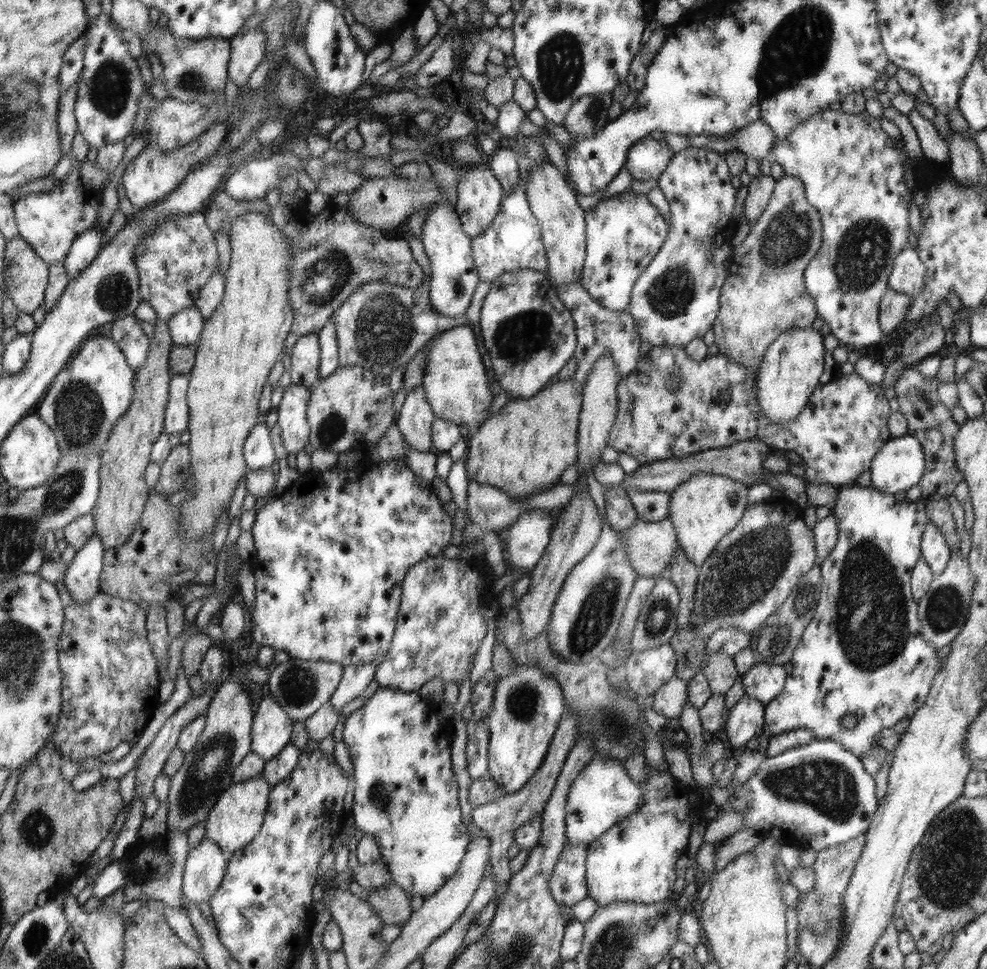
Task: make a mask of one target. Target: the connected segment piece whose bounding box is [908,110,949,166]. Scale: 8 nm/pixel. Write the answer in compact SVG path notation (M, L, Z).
M912 110L908 116L916 130L925 158L938 165L948 166L949 148L933 122L922 117L916 110Z

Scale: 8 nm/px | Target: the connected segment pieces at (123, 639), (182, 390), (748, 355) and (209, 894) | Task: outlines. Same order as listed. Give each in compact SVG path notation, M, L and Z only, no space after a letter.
M105 593L84 600L76 606L74 600L68 599L66 604L66 636L60 638L60 668L66 672L66 712L62 712L62 724L58 724L58 732L54 732L56 745L67 760L79 762L91 756L105 757L123 742L140 736L146 728L146 720L152 718L158 702L158 672L156 672L156 655L151 644L146 640L146 612L133 601Z
M173 374L169 382L169 402L165 410L165 431L184 433L189 423L189 408L186 395L189 375Z
M784 175L776 181L764 213L755 220L755 225L750 228L744 241L734 247L734 253L727 264L728 275L721 288L721 307L712 328L720 353L756 372L764 360L765 352L778 336L784 332L812 326L816 318L816 301L805 287L804 272L821 250L820 234L824 234L824 230L820 230L820 219L820 213L814 205L809 204L805 185L798 177Z
M204 836L189 850L183 870L183 895L196 904L210 904L221 888L228 864L228 853Z

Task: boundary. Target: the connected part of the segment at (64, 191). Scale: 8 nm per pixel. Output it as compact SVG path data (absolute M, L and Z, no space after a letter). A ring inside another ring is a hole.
M85 158L83 161L75 159L72 170L56 185L50 192L30 193L28 196L22 196L18 202L14 203L14 216L18 234L37 252L37 255L45 260L48 265L58 264L68 258L69 251L73 246L74 240L81 235L84 230L88 230L96 222L96 212L101 208L104 184L111 179L111 172L102 170L97 164L90 163Z

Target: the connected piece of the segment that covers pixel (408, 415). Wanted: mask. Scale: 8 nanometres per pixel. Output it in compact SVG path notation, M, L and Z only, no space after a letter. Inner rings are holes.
M422 385L408 392L396 423L403 434L404 444L418 452L433 451L432 426L435 418Z

